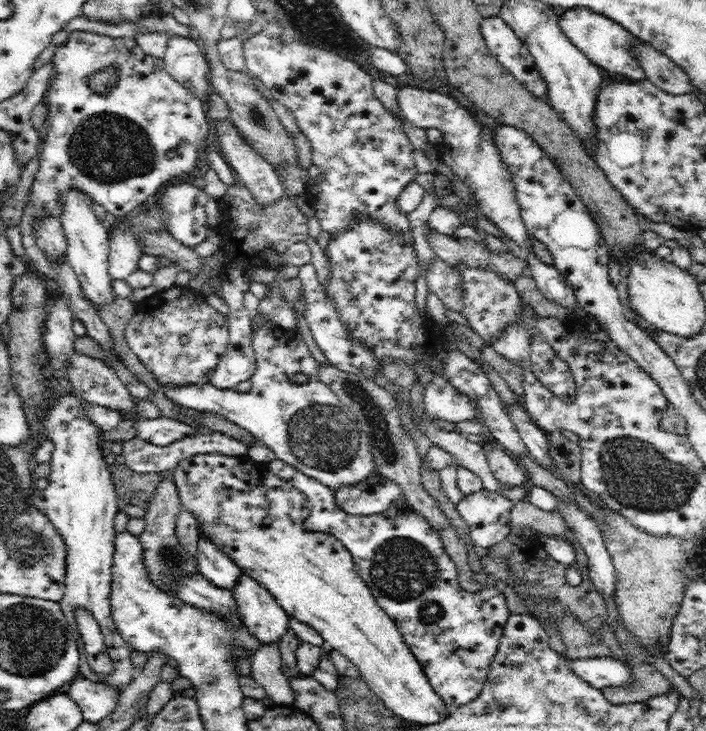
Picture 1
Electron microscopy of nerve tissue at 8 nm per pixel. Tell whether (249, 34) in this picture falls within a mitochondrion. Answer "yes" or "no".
no

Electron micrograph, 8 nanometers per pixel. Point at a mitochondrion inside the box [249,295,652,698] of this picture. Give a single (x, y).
(402, 569)

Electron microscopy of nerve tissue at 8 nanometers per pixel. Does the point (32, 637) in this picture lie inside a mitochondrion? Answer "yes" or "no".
yes

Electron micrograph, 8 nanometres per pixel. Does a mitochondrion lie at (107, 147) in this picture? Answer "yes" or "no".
yes

